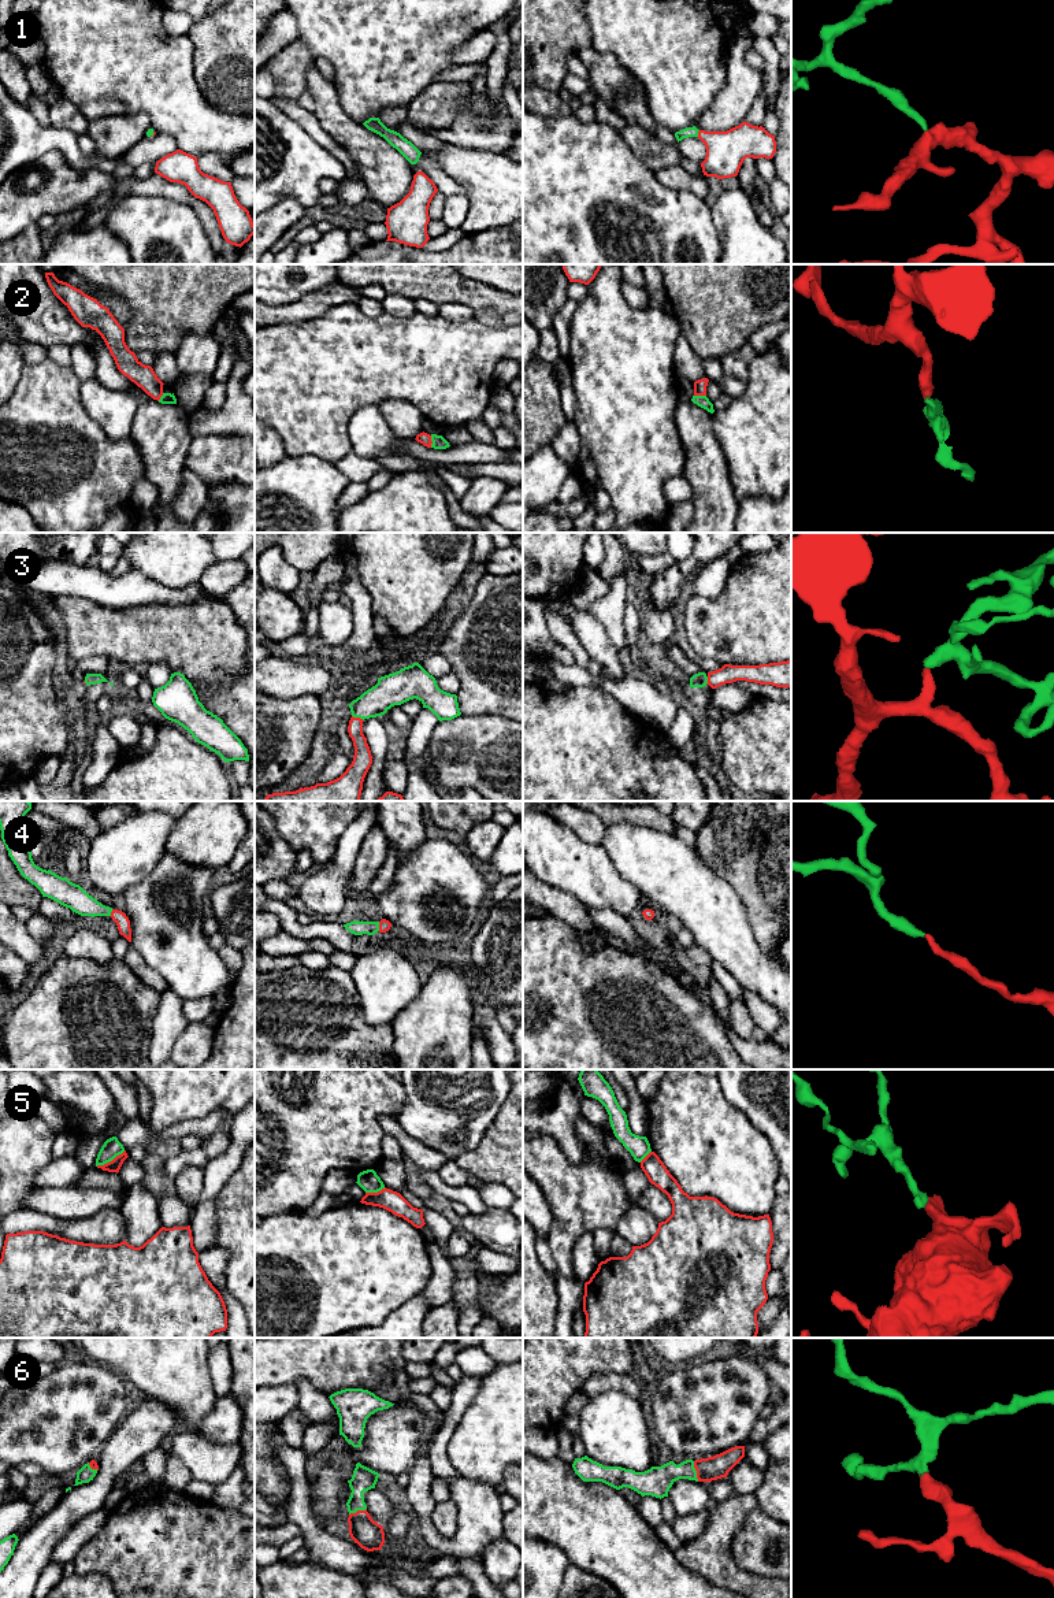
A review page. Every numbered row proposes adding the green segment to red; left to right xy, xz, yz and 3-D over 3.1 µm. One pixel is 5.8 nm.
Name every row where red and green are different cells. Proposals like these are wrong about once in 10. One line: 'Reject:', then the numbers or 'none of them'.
Reject: 5

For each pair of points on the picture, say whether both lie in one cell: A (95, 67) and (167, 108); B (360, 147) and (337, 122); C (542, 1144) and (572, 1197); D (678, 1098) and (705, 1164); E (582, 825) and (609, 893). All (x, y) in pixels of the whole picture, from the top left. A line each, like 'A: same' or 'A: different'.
A: same
B: same
C: same
D: same
E: different

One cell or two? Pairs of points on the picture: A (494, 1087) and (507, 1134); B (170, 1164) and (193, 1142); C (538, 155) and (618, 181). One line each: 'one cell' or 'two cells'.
A: two cells
B: two cells
C: one cell

